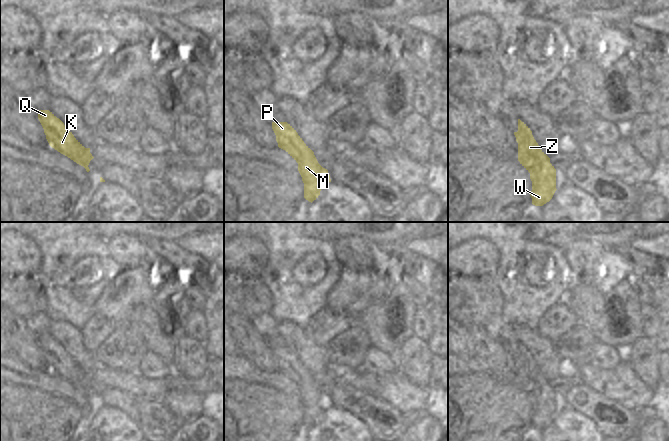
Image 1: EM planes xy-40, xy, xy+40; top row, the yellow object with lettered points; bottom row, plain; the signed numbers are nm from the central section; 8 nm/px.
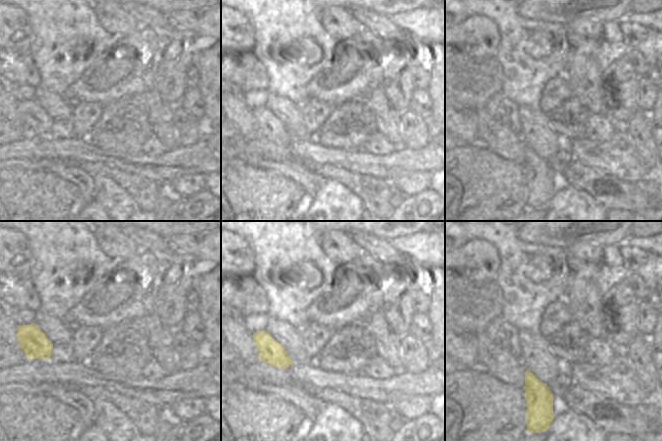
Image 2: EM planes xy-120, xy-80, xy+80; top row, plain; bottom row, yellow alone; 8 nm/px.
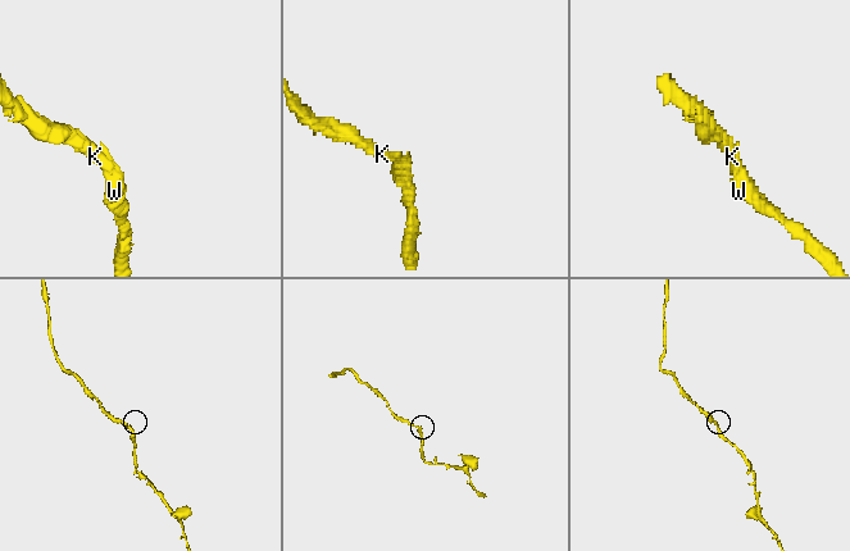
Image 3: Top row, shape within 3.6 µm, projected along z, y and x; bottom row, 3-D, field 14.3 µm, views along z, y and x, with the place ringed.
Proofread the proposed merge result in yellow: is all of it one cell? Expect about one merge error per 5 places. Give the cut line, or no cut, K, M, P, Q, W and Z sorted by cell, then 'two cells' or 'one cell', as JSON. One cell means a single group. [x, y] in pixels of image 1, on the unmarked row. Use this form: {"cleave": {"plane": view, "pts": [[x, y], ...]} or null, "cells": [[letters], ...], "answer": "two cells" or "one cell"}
{"cleave": null, "cells": [["K", "M", "P", "Q", "W", "Z"]], "answer": "one cell"}

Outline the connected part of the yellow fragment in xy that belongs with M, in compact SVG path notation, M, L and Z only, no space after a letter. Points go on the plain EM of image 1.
M272 346L278 371L285 374L297 387L304 407L304 422L313 426L322 411L331 406L328 394L317 385L314 376L304 367L296 354L287 346Z

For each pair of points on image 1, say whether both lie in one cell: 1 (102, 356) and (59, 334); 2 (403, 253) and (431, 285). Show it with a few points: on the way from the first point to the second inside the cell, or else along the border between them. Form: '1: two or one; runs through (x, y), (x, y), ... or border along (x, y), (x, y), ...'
1: two; border along (93, 352), (98, 365)
2: one; runs through (411, 261), (427, 277)

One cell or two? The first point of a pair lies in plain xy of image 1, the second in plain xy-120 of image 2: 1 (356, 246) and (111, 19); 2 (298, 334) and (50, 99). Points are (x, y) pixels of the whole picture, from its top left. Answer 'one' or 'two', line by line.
1: one
2: one

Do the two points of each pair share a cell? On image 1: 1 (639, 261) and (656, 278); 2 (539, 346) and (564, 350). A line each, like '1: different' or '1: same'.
1: same
2: different

